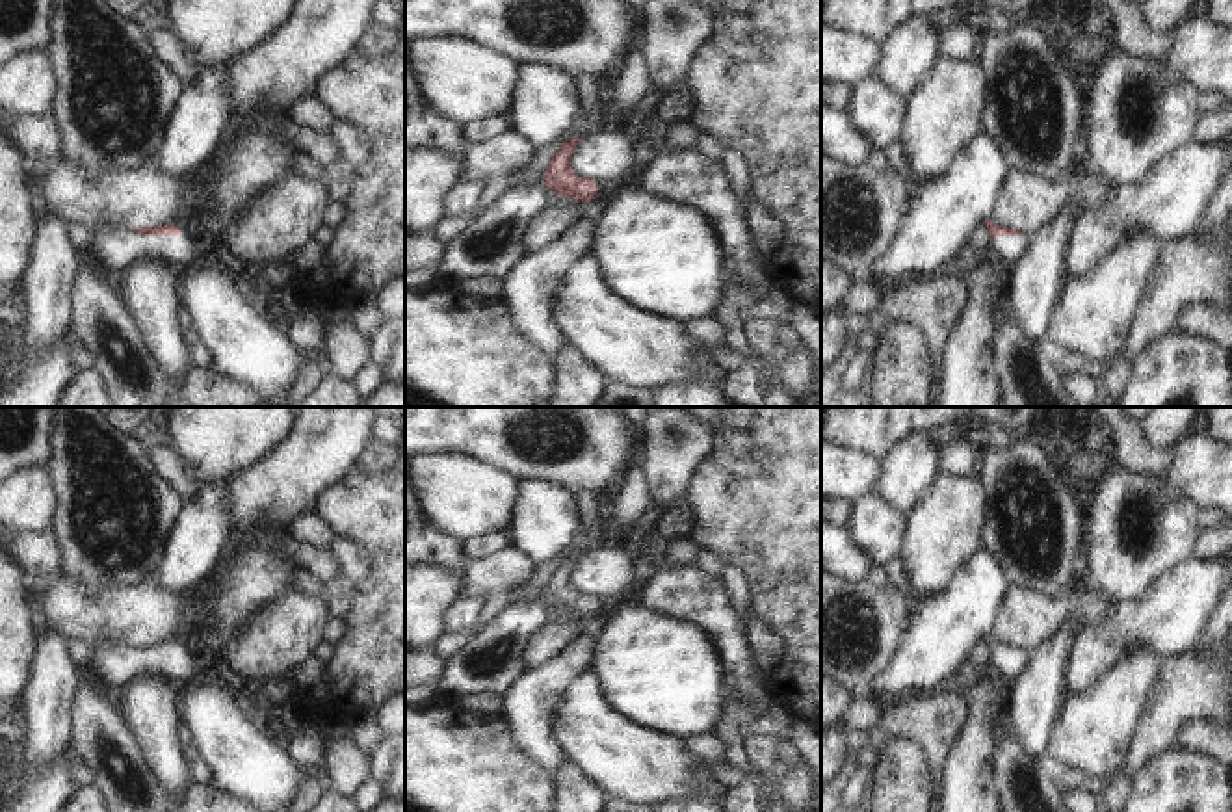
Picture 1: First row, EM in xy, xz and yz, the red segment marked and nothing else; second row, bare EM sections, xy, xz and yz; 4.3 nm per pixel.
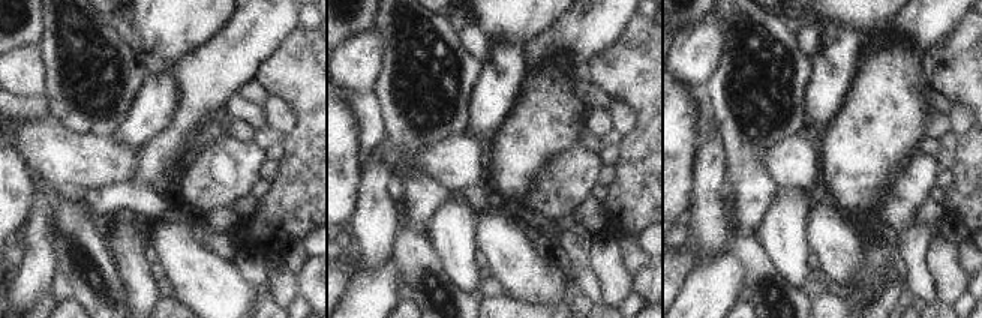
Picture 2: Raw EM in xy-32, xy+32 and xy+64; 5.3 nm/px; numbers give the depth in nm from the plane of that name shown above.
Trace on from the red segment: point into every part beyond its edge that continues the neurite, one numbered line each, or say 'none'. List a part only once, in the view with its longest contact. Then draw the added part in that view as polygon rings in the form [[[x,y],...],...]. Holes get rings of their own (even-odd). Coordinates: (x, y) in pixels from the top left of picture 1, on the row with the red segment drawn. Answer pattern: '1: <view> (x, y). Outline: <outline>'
1: xy (117, 248). Outline: [[[91,225],[95,243],[89,251],[110,275],[121,275],[141,260],[164,260],[178,269],[191,269],[201,258],[197,230],[177,236],[139,236],[128,225]]]

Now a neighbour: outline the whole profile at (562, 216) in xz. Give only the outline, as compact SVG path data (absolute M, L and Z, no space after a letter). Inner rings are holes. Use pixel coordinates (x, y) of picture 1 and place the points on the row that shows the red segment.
M559 199L530 229L528 251L539 253L561 240L582 217L595 212L587 203Z

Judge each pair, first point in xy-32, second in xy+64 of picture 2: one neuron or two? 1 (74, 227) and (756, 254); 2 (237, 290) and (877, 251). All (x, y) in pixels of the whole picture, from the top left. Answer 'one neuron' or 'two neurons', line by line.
1: one neuron
2: two neurons

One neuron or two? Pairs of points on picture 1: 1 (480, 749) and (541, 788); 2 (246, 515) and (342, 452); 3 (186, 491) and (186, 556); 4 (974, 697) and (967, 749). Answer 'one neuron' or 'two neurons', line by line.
1: one neuron
2: one neuron
3: two neurons
4: one neuron

